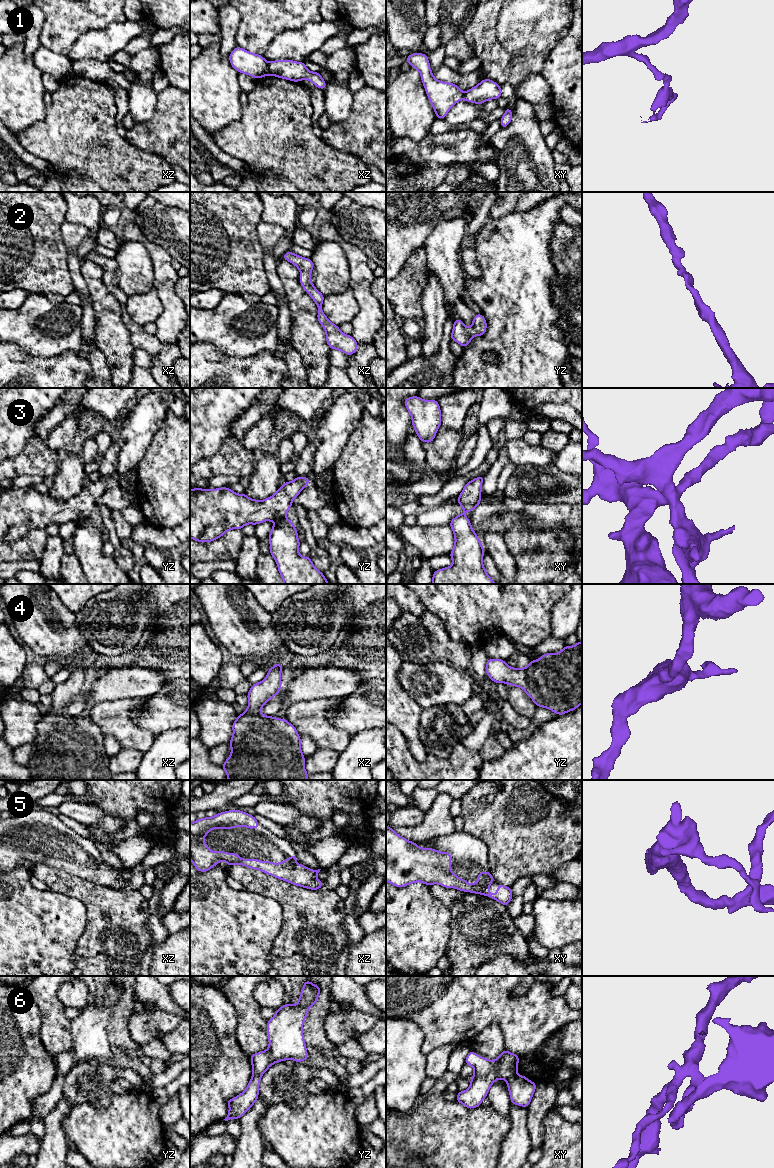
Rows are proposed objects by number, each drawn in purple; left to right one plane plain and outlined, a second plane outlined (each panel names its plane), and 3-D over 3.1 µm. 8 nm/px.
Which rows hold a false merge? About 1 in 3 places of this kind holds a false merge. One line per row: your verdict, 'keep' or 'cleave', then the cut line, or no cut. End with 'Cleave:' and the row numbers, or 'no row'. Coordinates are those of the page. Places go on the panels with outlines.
1: cleave; cut in xz along (267, 62), (269, 74)
2: keep; no cut
3: keep; no cut
4: keep; no cut
5: keep; no cut
6: cleave; cut in xy along (515, 1072), (506, 1080)
Cleave: 1, 6

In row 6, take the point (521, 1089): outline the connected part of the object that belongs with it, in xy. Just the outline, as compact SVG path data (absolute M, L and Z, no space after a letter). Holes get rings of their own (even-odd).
M515 1073L513 1077L506 1080L510 1094L511 1104L528 1107L537 1085L527 1077Z

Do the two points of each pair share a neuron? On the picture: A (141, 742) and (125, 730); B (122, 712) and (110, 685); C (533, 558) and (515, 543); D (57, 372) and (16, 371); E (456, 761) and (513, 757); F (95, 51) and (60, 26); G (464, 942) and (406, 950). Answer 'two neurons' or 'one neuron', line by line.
A: one neuron
B: two neurons
C: one neuron
D: one neuron
E: two neurons
F: two neurons
G: two neurons

